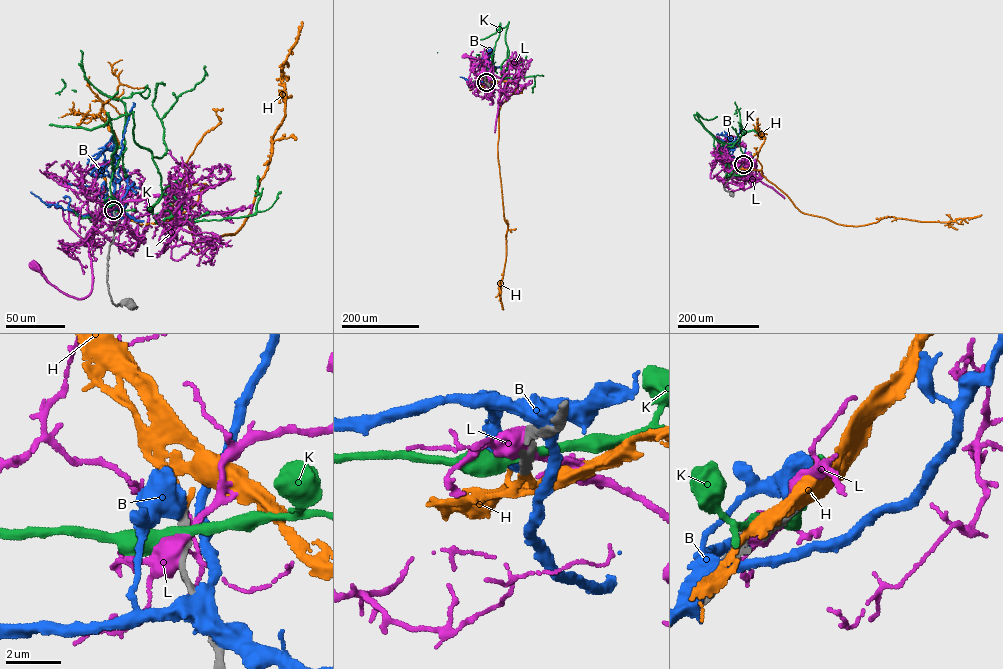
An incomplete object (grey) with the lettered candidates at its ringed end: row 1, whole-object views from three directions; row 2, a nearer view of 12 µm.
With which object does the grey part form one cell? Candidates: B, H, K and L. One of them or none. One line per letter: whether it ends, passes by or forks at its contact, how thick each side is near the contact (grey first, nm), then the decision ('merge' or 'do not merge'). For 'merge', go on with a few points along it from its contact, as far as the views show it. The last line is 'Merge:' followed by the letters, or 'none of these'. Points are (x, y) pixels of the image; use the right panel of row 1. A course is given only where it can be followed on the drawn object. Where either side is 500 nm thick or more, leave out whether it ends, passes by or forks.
B: 280 nm thick on the grey side, 650 nm on the other; do not merge
H: it ends there; 260 nm thick on the grey side, 240 nm on the other; merge; it runs (743, 164), (736, 172), (759, 170), (801, 212), (838, 224), (859, 226), (888, 217), (947, 222), (982, 215)
K: it passes by; 360 nm thick on the grey side, 320 nm on the other; do not merge
L: 240 nm thick on the grey side, 600 nm on the other; do not merge
Merge: H

